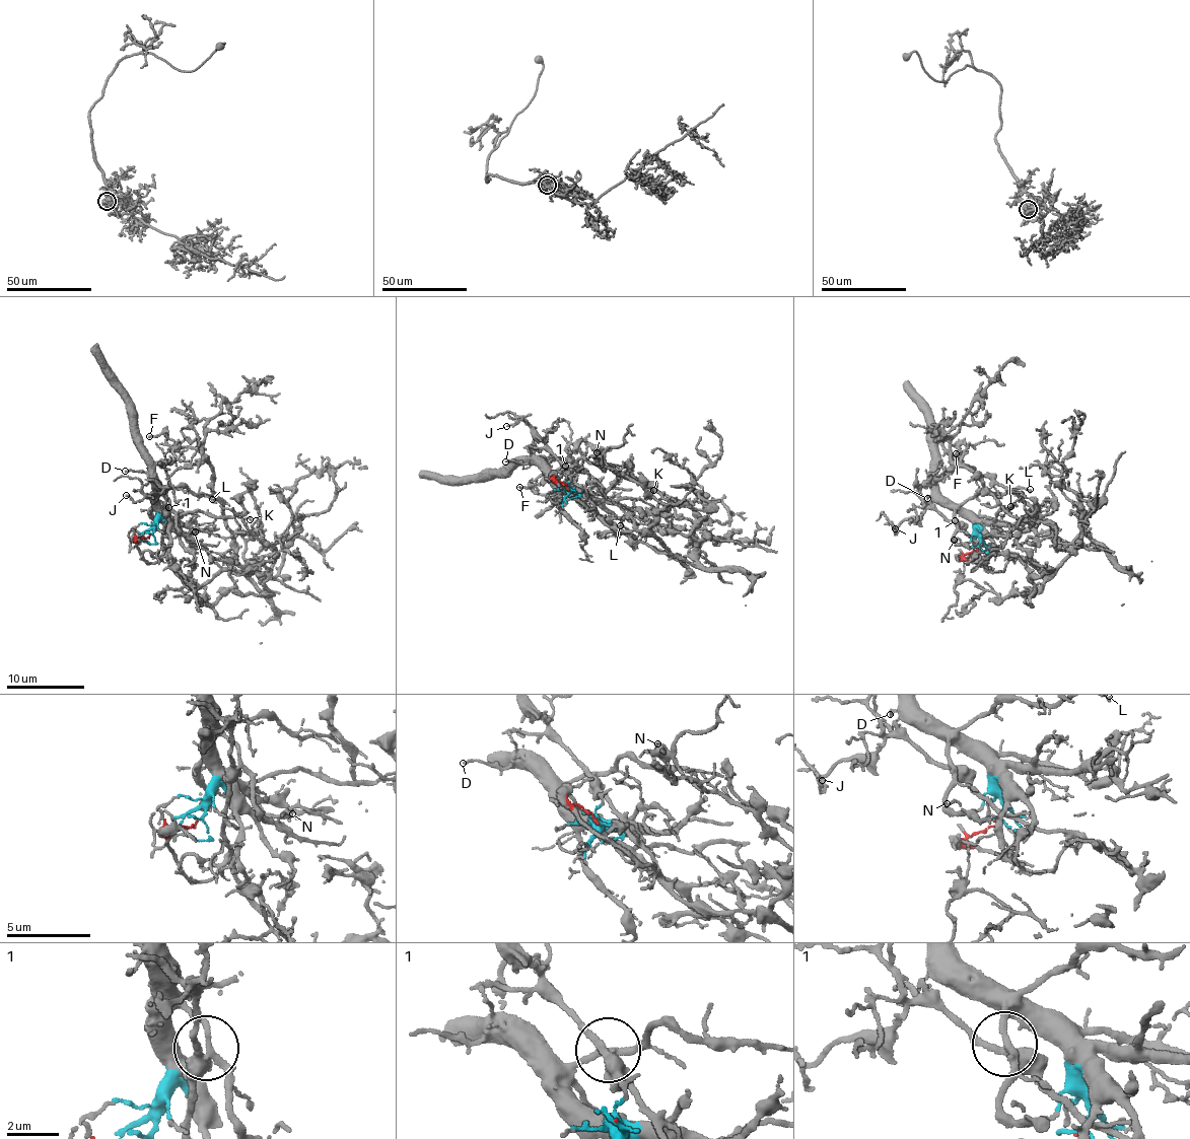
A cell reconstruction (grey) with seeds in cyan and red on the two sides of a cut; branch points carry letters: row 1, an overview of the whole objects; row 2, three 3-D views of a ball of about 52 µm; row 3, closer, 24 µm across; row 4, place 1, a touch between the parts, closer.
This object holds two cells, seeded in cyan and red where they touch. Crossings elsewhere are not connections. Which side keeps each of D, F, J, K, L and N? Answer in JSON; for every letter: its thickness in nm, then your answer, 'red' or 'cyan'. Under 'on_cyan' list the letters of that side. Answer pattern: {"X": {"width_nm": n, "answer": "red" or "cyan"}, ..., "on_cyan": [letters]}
{"D": {"width_nm": 130, "answer": "cyan"}, "F": {"width_nm": 140, "answer": "red"}, "J": {"width_nm": 140, "answer": "red"}, "K": {"width_nm": 100, "answer": "cyan"}, "L": {"width_nm": 150, "answer": "cyan"}, "N": {"width_nm": 110, "answer": "cyan"}, "on_cyan": ["D", "K", "L", "N"]}

